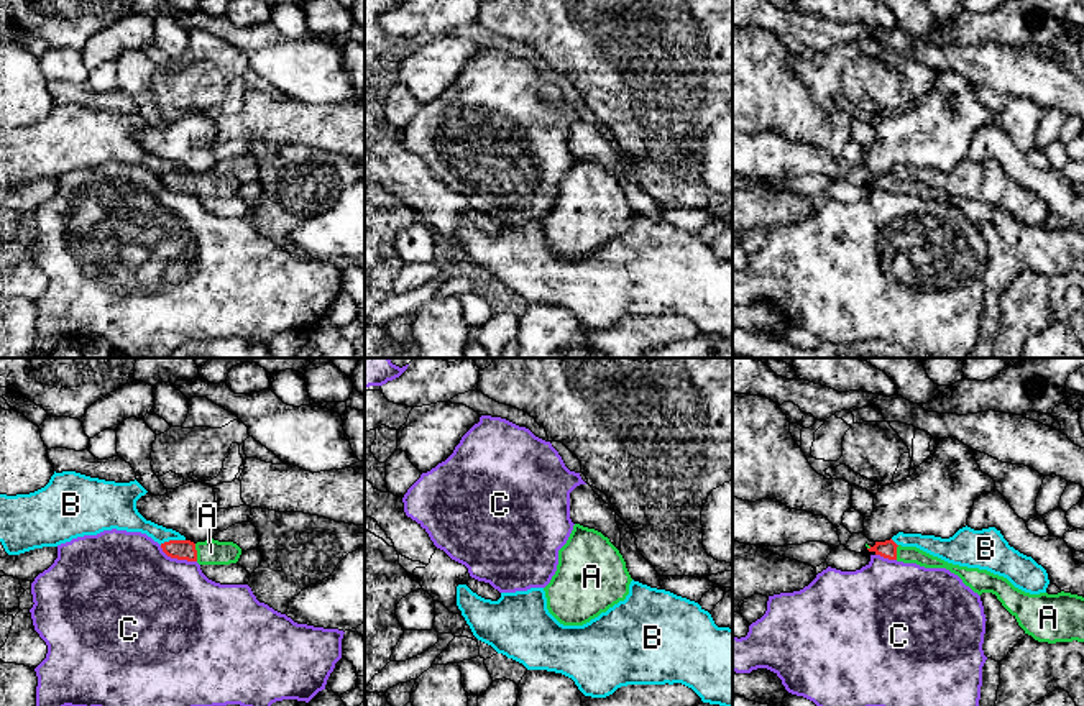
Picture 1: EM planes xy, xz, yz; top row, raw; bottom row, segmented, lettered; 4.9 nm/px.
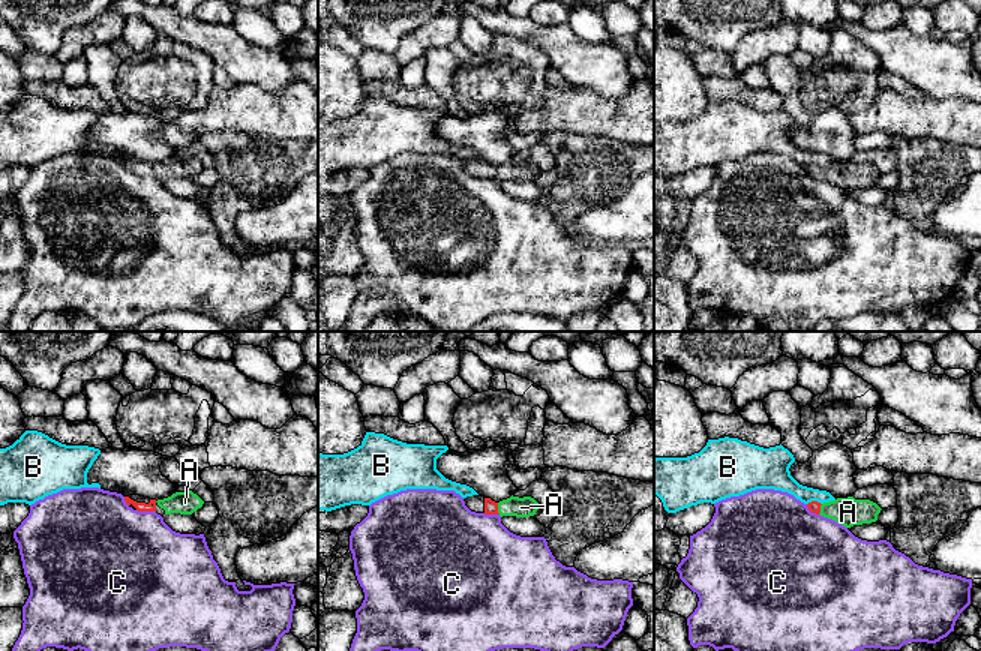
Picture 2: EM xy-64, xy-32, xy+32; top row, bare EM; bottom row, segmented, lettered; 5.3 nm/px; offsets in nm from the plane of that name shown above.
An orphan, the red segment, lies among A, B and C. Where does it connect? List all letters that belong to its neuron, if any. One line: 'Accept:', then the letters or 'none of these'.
Accept: A

